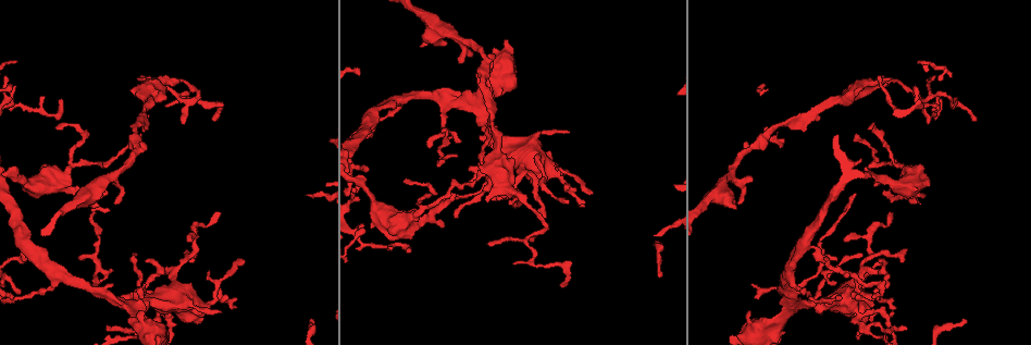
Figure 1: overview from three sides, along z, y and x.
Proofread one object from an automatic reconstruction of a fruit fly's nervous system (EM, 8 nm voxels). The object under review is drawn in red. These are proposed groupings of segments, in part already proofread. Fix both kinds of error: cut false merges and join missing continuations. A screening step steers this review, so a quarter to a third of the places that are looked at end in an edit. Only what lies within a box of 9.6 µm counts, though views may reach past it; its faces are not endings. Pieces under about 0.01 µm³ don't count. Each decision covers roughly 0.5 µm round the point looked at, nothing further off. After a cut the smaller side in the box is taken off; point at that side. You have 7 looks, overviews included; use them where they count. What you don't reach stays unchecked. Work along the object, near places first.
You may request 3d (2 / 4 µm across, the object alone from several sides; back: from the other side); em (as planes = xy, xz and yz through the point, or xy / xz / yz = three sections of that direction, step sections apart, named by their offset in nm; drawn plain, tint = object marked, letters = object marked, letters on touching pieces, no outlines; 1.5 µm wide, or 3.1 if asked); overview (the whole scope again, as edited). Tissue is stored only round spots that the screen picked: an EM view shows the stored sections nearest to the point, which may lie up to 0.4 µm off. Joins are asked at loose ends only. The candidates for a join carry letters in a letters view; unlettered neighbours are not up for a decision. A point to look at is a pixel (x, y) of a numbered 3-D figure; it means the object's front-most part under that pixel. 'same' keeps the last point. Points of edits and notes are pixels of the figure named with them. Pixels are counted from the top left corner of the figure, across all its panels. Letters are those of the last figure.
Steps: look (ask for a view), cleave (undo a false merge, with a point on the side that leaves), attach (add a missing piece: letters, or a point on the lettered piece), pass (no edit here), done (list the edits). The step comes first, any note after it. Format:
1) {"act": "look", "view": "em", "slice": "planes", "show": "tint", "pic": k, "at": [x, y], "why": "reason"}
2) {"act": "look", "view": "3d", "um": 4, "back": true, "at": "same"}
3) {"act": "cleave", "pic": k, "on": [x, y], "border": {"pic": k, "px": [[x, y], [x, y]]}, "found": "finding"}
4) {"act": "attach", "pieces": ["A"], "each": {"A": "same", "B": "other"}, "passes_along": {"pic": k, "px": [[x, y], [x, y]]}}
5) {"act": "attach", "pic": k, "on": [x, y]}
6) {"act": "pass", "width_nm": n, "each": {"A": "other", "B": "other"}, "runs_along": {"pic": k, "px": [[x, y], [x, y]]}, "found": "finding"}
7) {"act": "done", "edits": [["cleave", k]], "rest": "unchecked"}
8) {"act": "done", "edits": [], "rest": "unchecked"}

{"act": "look", "view": "em", "slice": "planes", "show": "tint", "pic": 1, "at": [25, 245], "why": "abrupt turn"}

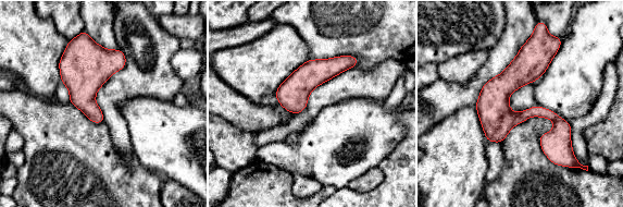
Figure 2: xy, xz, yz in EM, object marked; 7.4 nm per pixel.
{"act": "look", "view": "em", "slice": "planes", "show": "letters", "at": "same"}

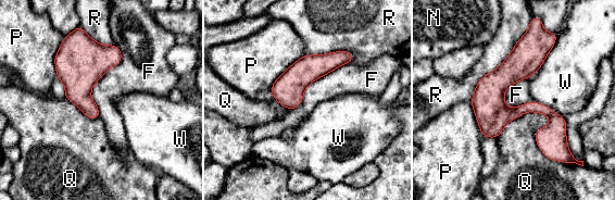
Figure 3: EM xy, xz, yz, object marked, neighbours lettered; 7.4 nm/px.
{"act": "pass", "each": {"F": "other", "N": "other", "P": "other", "Q": "other", "R": "other", "W": "other"}, "border": {"pic": 3, "px": [[115, 44], [90, 92], [99, 116]]}, "found": "continuous, no second neuron"}

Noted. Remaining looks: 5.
{"act": "look", "view": "em", "slice": "planes", "show": "letters", "pic": 1, "at": [367, 169]}

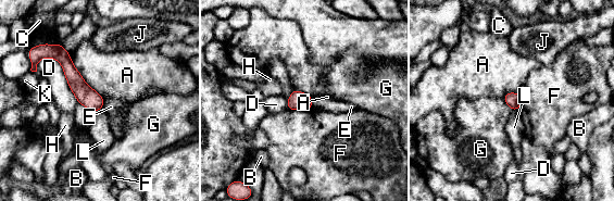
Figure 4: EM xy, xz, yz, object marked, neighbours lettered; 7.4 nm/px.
{"act": "pass", "width_nm": 110, "each": {"A": "other", "B": "other", "C": "other", "D": "other", "E": "other", "F": "other", "G": "other", "H": "other", "J": "other", "K": "other", "L": "other"}, "found": "no lettered piece goes on from it"}

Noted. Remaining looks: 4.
{"act": "look", "view": "em", "slice": "planes", "show": "letters", "pic": 1, "at": [906, 328], "why": "an open end"}

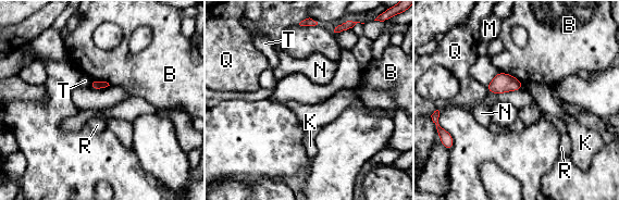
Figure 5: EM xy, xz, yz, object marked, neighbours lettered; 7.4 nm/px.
{"act": "pass", "each": {"B": "other", "K": "other", "M": "other", "N": "other", "Q": "other", "R": "other", "T": "other"}, "border": {"pic": 5, "px": [[498, 72], [510, 74], [522, 84]]}, "found": "no lettered piece goes on from it"}

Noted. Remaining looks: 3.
{"act": "done", "edits": [], "rest": "unchecked"}

